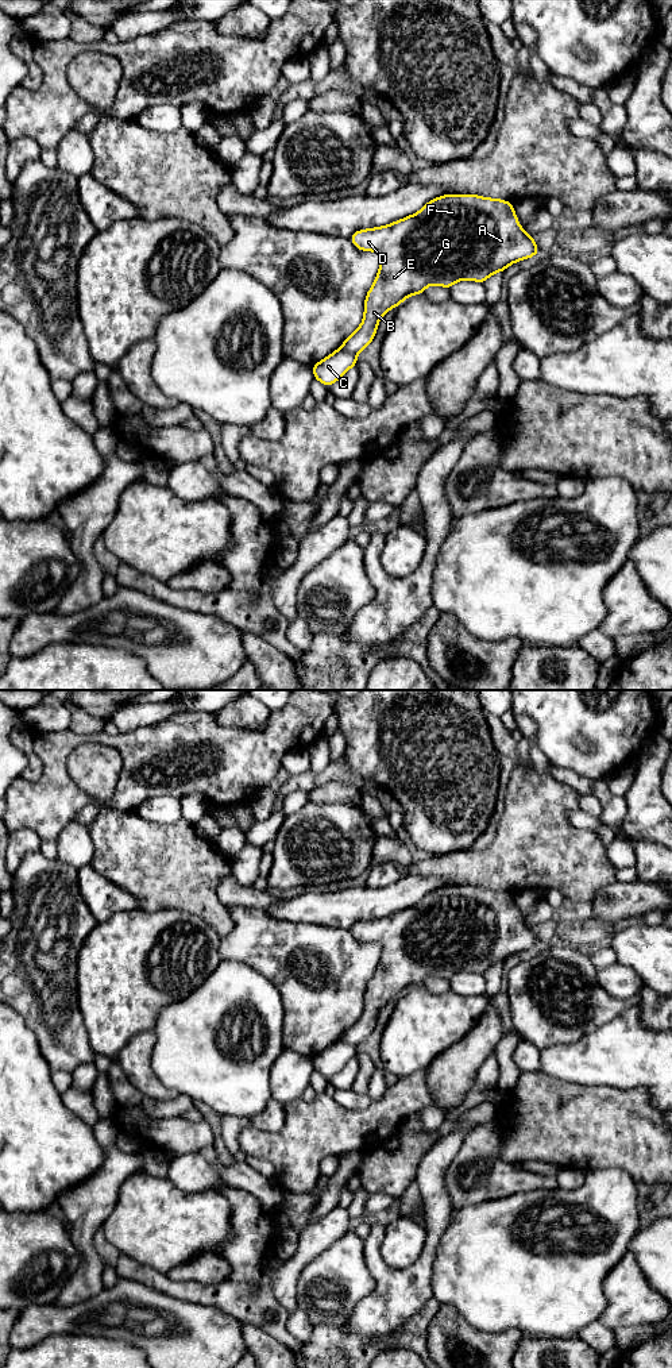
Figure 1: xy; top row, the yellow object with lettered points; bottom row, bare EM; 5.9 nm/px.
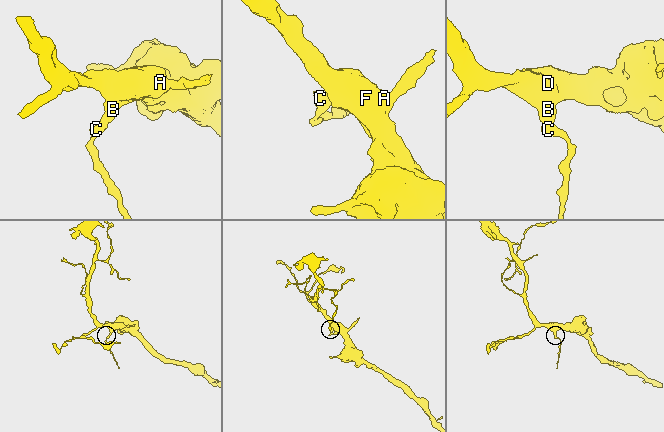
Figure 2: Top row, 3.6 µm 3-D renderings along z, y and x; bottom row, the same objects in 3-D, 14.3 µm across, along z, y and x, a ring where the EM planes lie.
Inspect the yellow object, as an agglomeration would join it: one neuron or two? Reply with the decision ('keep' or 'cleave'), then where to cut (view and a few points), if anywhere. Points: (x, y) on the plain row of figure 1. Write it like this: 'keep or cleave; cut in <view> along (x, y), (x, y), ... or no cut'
cleave; cut in xy along (340, 1039), (355, 1047)

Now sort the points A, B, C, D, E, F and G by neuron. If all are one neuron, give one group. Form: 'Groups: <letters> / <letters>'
Groups: A B D E F G / C

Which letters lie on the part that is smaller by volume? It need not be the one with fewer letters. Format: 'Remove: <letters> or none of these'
Remove: C

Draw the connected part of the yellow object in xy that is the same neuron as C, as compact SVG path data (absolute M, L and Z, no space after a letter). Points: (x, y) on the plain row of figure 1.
M340 1038L312 1057L312 1063L316 1071L329 1079L332 1075L340 1071L347 1061L356 1057L356 1053L356 1047Z

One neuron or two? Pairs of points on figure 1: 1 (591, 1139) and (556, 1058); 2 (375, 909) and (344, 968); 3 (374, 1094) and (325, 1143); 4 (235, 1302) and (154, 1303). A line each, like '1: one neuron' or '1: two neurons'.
1: two neurons
2: two neurons
3: two neurons
4: two neurons

